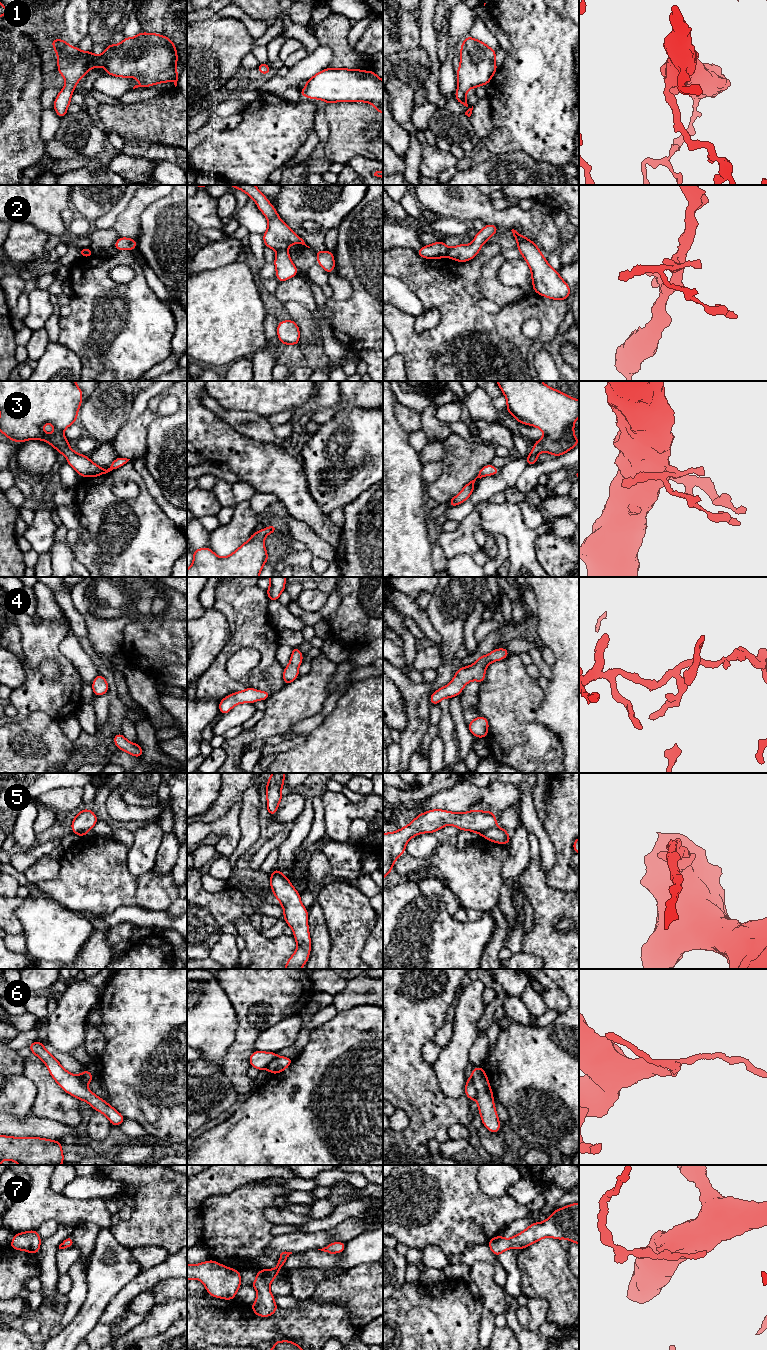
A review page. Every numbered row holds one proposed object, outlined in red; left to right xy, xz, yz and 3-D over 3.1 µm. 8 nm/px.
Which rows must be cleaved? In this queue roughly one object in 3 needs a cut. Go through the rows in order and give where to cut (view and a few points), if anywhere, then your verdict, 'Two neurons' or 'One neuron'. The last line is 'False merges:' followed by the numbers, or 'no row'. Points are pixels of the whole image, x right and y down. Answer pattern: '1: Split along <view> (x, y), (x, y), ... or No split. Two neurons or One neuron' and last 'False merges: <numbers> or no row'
1: No split. One neuron
2: Split along xz (286, 248), (277, 251). Two neurons
3: No split. One neuron
4: No split. One neuron
5: Split along yz (495, 826), (481, 834). Two neurons
6: Split along yz (470, 1078), (475, 1089), (475, 1098). Two neurons
7: No split. One neuron
False merges: 2, 5, 6

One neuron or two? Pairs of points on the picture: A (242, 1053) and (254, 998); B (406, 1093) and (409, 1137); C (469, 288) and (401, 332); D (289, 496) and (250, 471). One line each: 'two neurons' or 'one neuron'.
A: one neuron
B: one neuron
C: one neuron
D: one neuron

